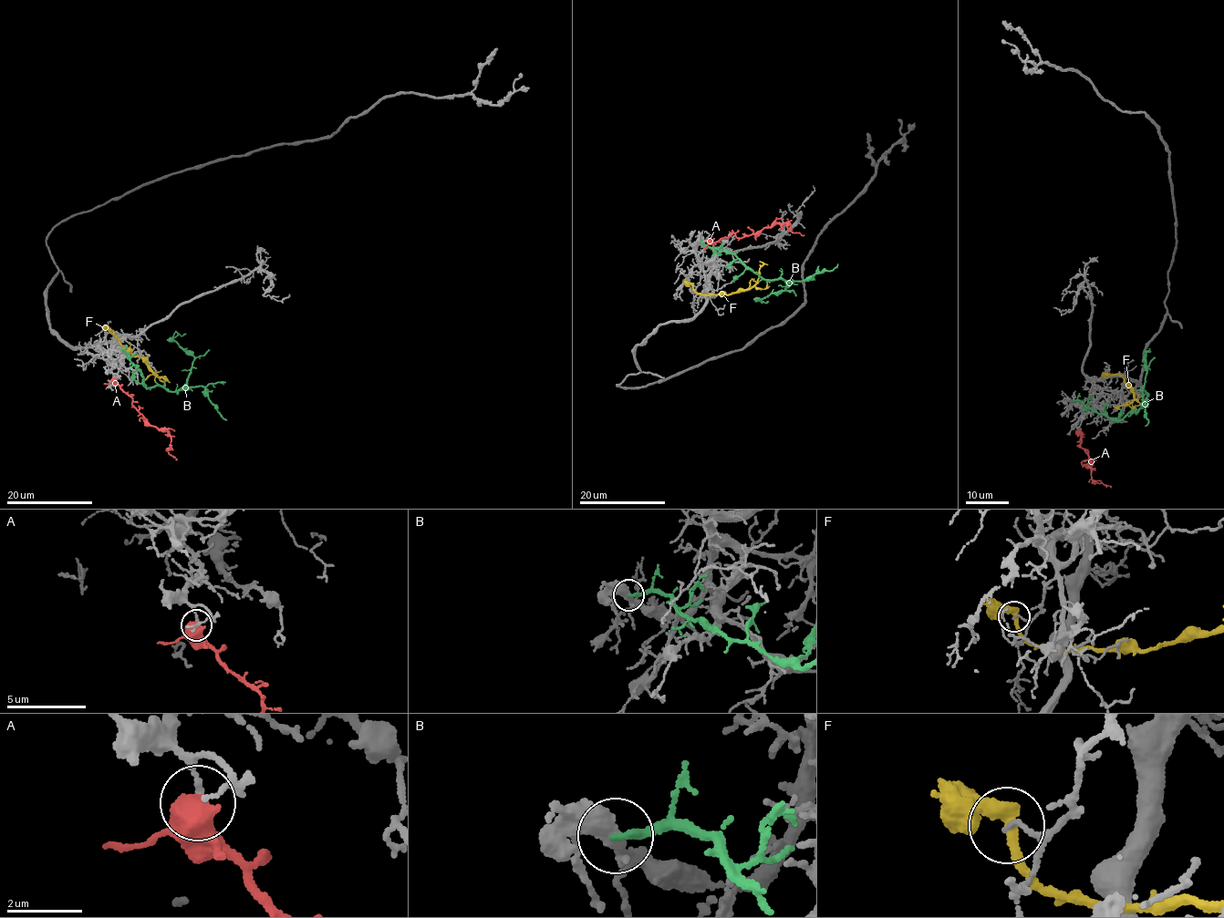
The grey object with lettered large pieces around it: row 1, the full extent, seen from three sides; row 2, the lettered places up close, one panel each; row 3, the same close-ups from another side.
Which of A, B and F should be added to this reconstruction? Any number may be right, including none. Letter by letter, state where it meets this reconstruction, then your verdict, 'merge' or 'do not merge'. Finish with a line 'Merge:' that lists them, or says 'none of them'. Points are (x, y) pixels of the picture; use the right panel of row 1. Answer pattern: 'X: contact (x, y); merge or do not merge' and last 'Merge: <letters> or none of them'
A: contact (1079, 430); do not merge
B: contact (1071, 401); do not merge
F: contact (1109, 375); do not merge
Merge: none of them

